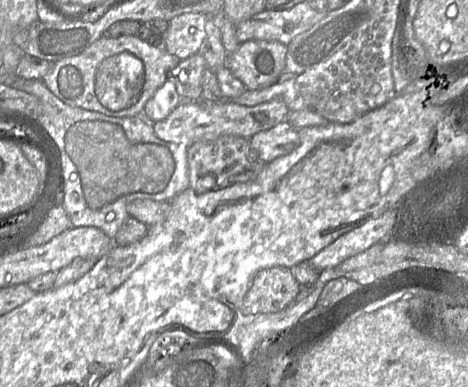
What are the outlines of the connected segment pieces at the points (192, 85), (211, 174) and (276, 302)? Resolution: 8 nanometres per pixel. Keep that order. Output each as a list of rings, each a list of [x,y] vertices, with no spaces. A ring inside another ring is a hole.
[[[197,53],[181,60],[175,68],[168,71],[167,80],[175,84],[182,101],[203,101],[202,77],[207,68],[205,59]]]
[[[222,135],[213,140],[198,140],[187,146],[189,188],[205,193],[245,181],[254,180],[267,164],[259,158],[249,140],[235,135]]]
[[[275,266],[260,270],[254,276],[242,302],[242,313],[257,315],[275,313],[286,308],[298,295],[300,285],[290,268]]]

